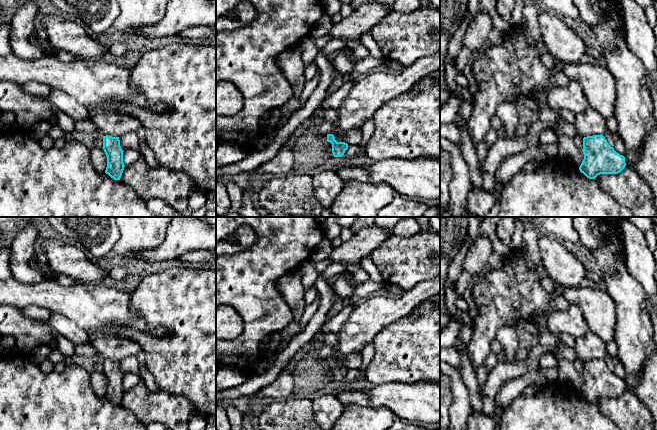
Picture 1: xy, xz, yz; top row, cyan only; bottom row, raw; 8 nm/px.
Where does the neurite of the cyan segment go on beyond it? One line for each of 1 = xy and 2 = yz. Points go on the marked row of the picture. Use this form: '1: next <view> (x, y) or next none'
1: next none
2: next none

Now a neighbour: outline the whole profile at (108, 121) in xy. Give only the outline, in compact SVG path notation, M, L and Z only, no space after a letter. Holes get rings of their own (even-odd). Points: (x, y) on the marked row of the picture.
M101 105L87 107L91 120L103 136L121 137L128 132L136 132L141 123L135 117Z

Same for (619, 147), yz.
M617 136L615 138L615 143L614 143L614 150L619 153L620 155L624 155L625 154L625 145L623 140Z

